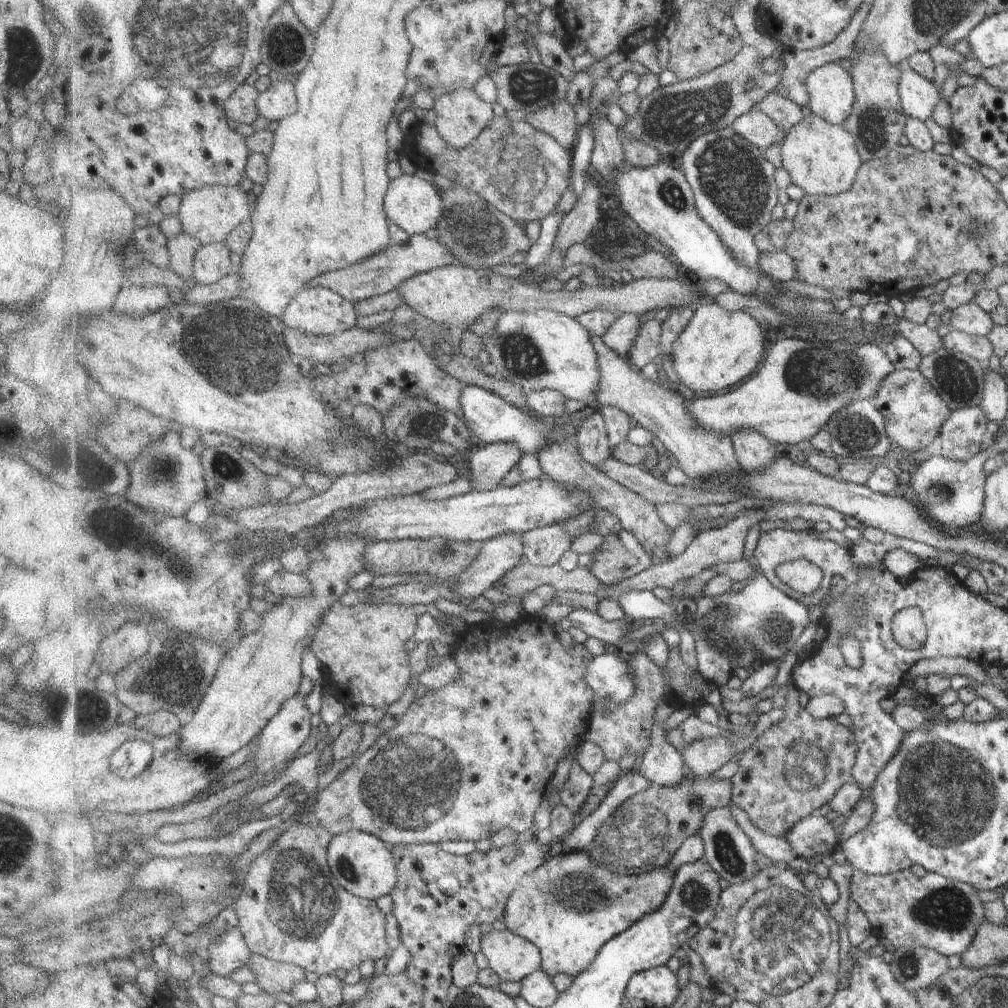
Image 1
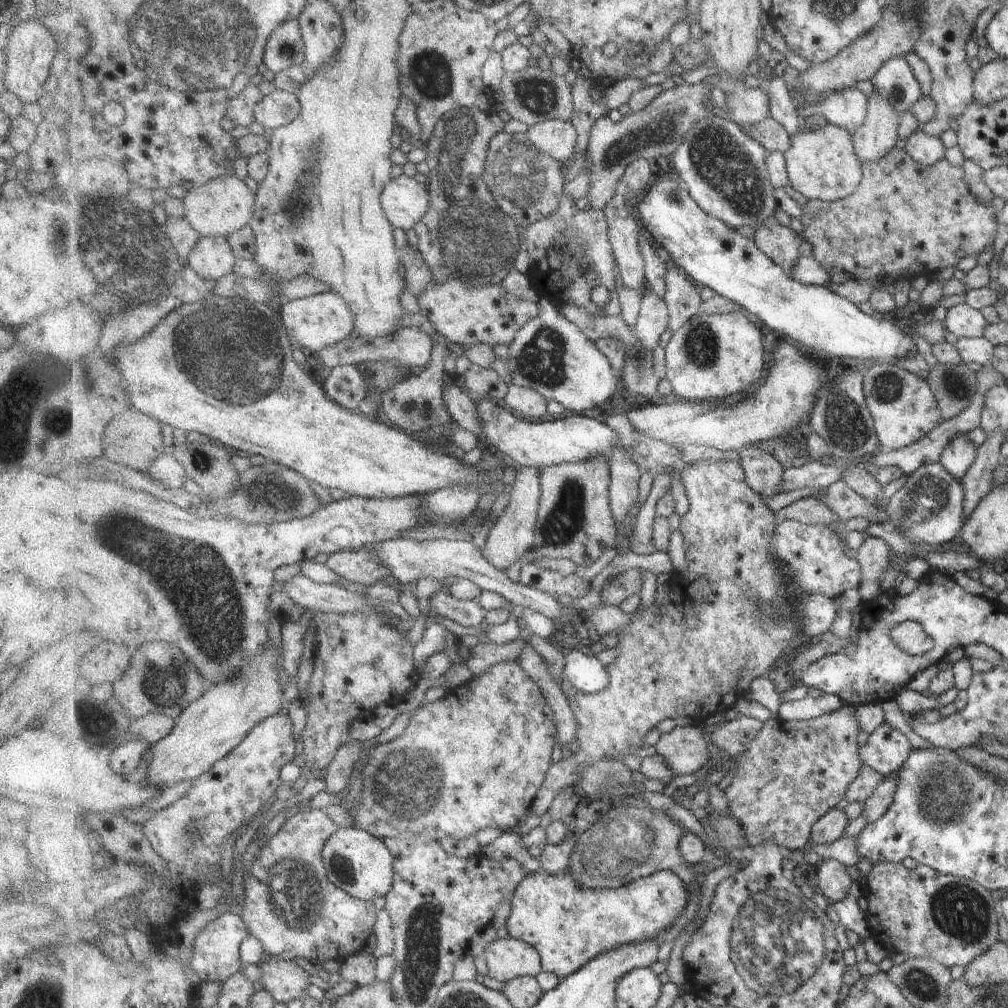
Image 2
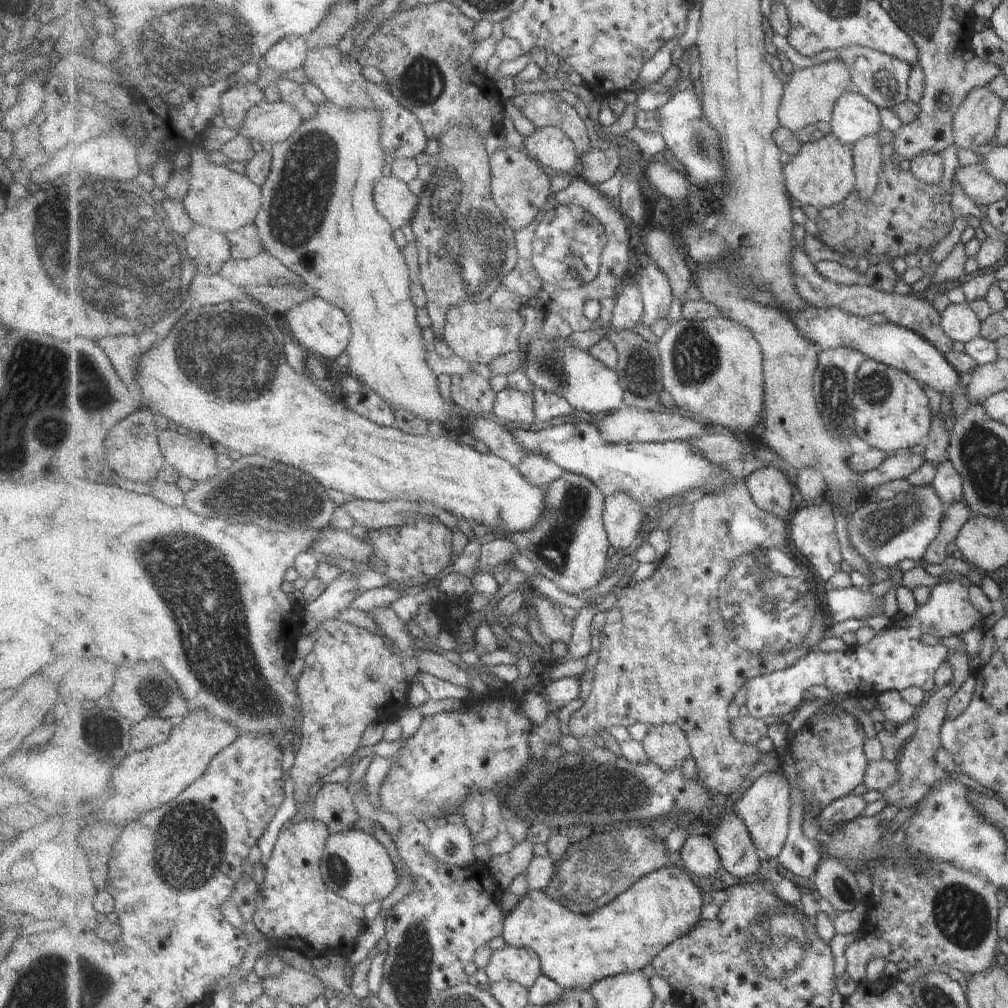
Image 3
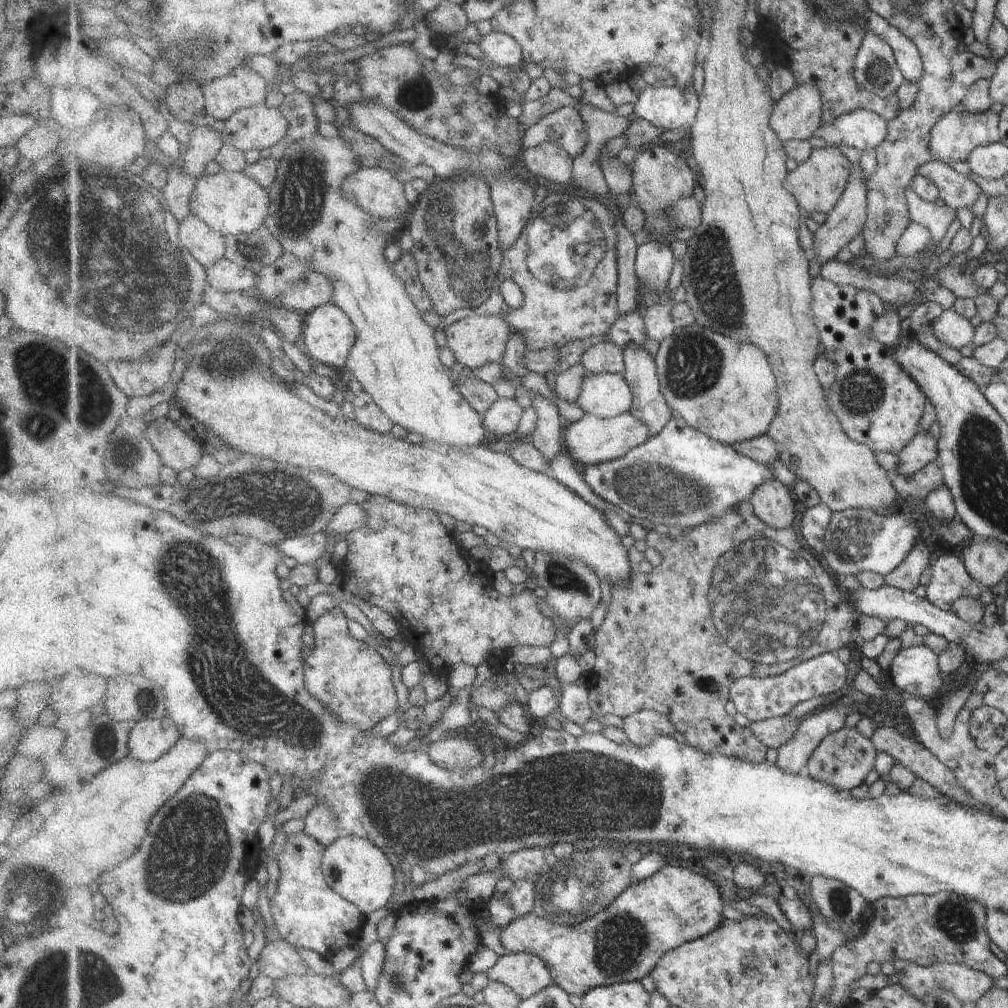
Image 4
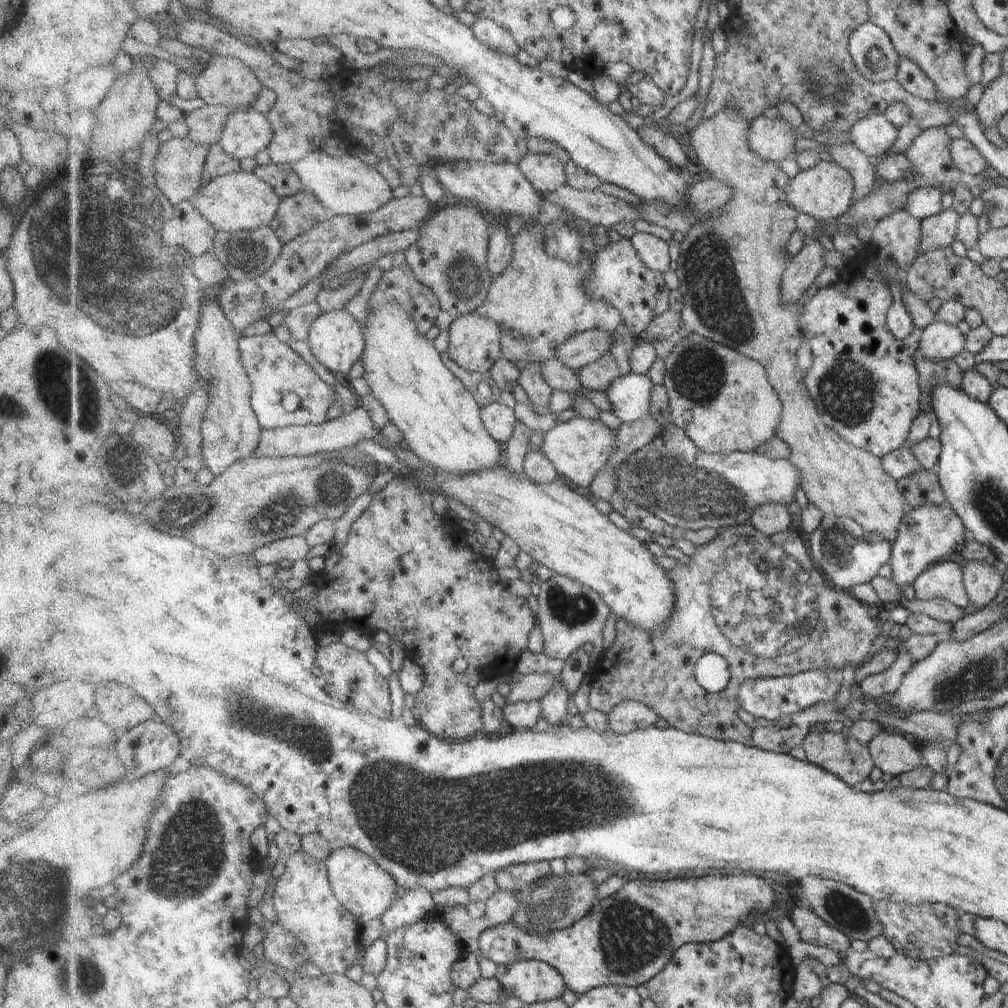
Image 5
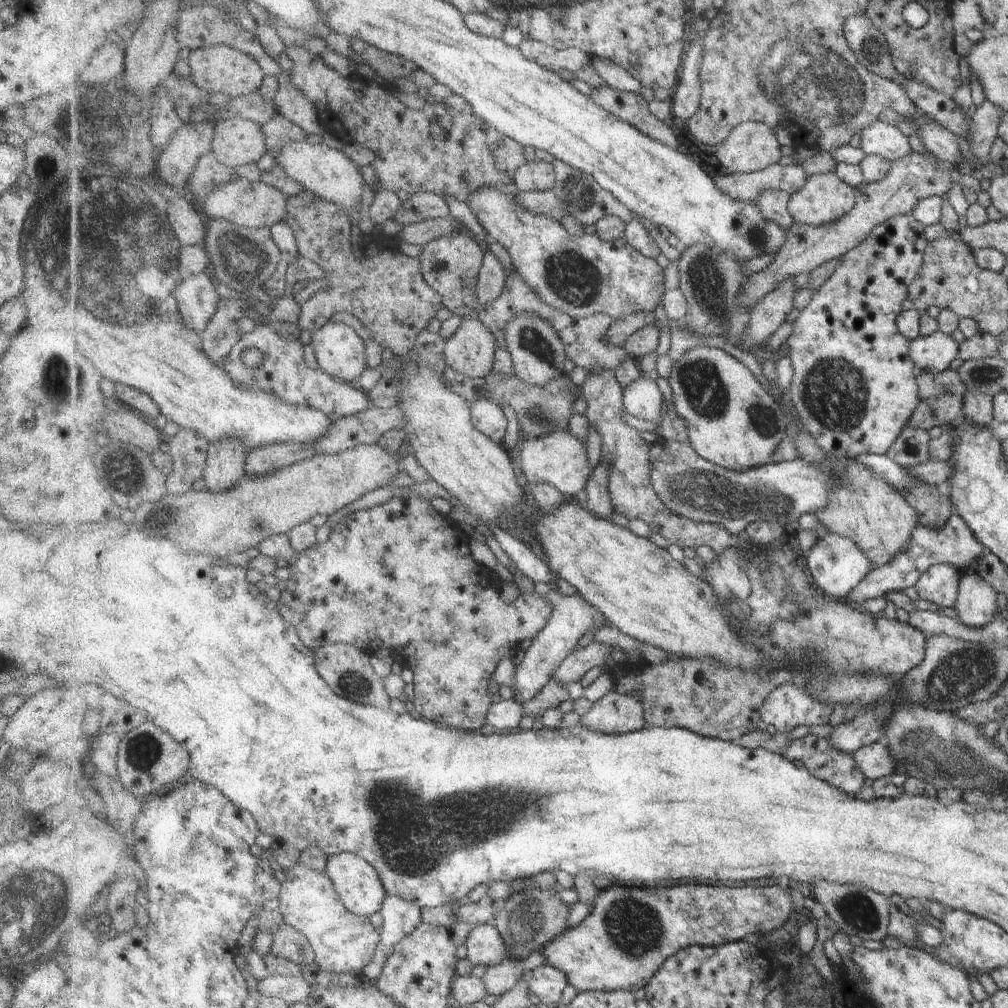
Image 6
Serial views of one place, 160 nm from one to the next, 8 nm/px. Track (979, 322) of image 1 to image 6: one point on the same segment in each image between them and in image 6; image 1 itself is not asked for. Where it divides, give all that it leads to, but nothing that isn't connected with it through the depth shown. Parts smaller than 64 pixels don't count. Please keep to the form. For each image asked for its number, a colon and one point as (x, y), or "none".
2: (962, 320)
3: (959, 322)
4: (952, 330)
5: (940, 341)
6: (933, 353)

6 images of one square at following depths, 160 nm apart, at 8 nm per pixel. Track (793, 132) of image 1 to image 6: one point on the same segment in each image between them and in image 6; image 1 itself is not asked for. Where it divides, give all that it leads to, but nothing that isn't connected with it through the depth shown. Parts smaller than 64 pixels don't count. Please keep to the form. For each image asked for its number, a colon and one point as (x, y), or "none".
2: (823, 164)
3: (823, 174)
4: (819, 184)
5: (827, 192)
6: (826, 197)

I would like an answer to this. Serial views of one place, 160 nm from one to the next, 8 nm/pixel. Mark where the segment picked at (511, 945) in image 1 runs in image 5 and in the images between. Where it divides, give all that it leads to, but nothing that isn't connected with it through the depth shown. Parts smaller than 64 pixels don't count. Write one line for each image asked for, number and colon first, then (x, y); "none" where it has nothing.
2: (508, 958)
3: (525, 965)
4: (527, 974)
5: (531, 981)

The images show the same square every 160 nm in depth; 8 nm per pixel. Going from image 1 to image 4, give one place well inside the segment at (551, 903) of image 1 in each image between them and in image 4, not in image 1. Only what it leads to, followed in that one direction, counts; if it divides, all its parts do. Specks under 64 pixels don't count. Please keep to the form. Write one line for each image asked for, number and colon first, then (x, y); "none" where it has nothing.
2: (571, 925)
3: (578, 950)
4: (626, 942)

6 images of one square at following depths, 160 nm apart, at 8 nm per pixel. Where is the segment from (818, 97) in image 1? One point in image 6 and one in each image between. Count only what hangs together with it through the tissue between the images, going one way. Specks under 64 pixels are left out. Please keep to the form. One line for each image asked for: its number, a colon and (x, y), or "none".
2: (847, 108)
3: (855, 116)
4: (864, 129)
5: (875, 135)
6: (882, 139)

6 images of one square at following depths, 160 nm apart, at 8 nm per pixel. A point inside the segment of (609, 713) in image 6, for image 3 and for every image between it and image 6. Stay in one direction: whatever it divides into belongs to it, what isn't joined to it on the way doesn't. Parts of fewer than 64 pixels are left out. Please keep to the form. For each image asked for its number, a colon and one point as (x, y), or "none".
3: (668, 745)
4: (643, 728)
5: (631, 716)

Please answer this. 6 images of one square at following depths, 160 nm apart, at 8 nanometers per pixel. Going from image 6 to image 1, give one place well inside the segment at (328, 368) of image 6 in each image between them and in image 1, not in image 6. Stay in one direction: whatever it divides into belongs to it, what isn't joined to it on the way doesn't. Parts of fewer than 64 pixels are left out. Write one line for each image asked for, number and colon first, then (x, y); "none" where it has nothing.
1: (321, 311)
2: (316, 322)
3: (324, 329)
4: (330, 334)
5: (338, 341)

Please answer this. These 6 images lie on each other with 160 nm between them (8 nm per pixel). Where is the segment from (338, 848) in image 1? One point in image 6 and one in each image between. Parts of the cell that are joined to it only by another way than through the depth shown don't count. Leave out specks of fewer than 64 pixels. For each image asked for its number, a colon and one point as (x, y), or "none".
2: (358, 862)
3: (356, 865)
4: (354, 867)
5: (364, 886)
6: (359, 884)

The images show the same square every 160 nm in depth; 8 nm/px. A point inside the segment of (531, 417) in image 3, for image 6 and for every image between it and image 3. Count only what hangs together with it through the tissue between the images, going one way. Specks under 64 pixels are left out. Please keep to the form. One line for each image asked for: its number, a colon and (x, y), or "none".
4: (504, 420)
5: (502, 421)
6: (489, 417)

